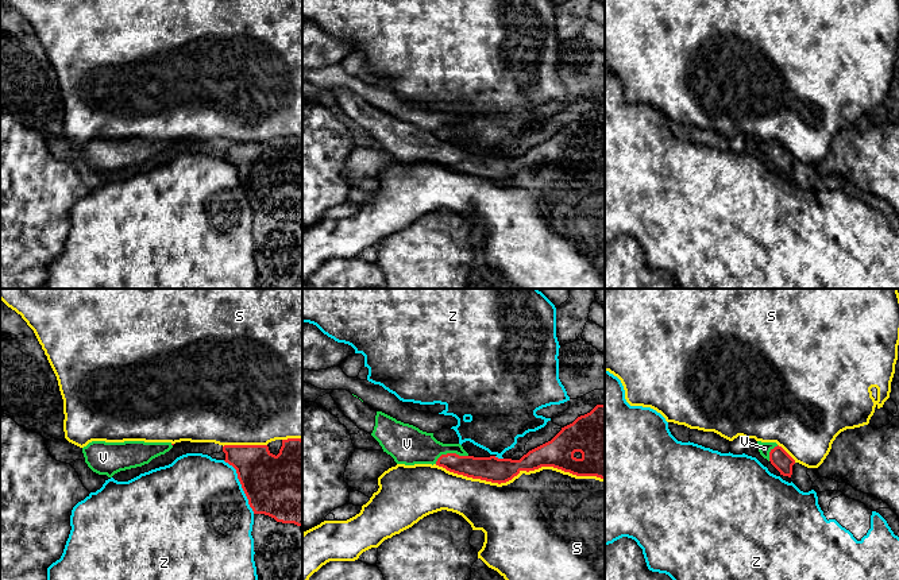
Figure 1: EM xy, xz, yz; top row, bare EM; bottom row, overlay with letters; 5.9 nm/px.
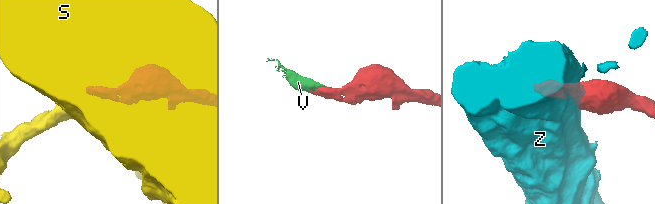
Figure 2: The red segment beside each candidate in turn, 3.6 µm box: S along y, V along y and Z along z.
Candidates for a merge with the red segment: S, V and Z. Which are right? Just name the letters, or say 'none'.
V

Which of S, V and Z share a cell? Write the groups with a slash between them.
S / V / Z

